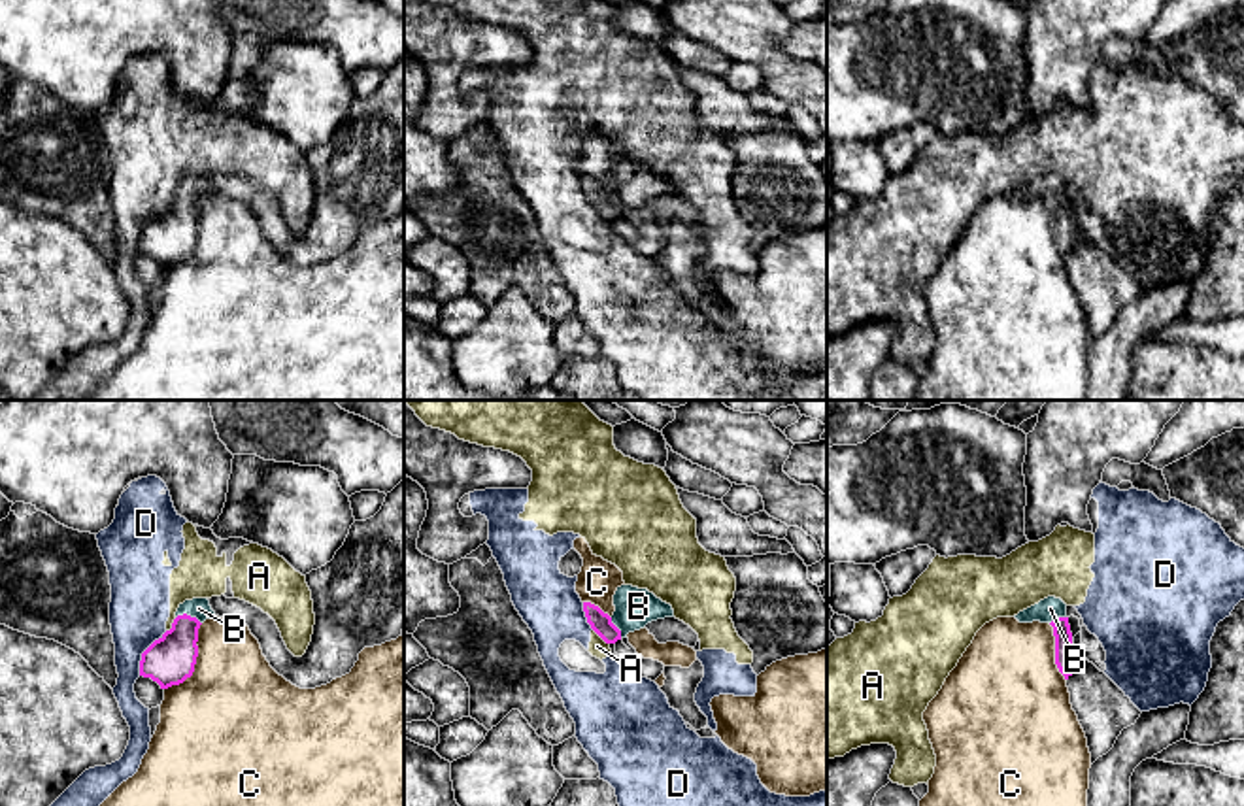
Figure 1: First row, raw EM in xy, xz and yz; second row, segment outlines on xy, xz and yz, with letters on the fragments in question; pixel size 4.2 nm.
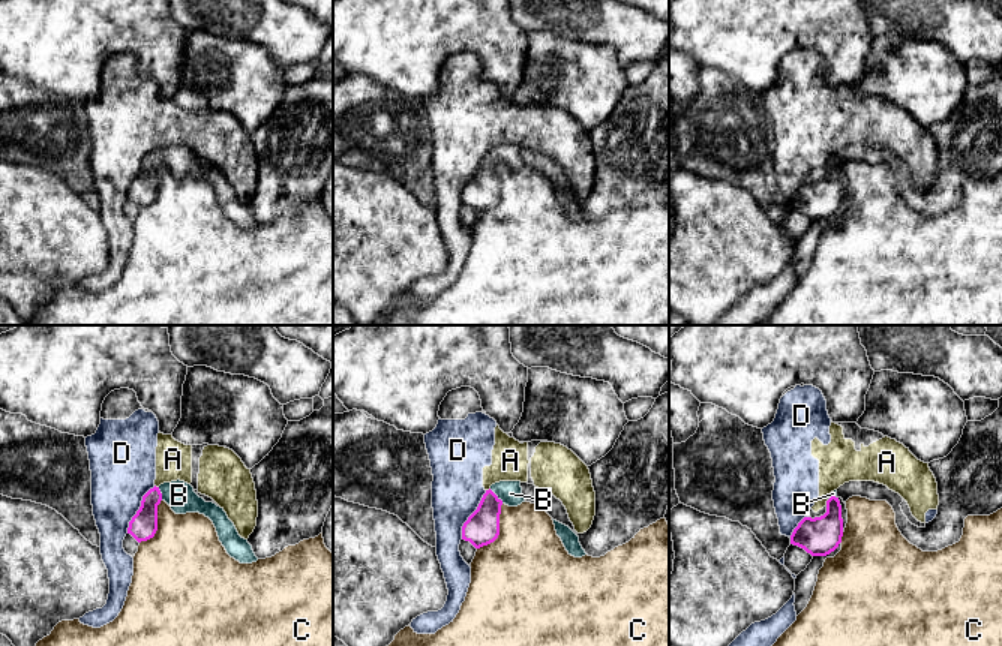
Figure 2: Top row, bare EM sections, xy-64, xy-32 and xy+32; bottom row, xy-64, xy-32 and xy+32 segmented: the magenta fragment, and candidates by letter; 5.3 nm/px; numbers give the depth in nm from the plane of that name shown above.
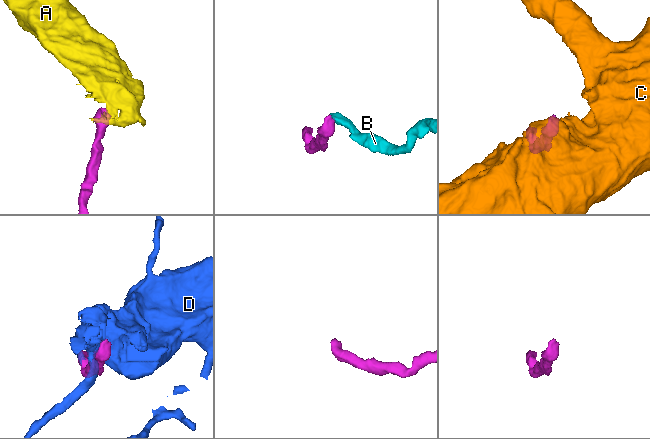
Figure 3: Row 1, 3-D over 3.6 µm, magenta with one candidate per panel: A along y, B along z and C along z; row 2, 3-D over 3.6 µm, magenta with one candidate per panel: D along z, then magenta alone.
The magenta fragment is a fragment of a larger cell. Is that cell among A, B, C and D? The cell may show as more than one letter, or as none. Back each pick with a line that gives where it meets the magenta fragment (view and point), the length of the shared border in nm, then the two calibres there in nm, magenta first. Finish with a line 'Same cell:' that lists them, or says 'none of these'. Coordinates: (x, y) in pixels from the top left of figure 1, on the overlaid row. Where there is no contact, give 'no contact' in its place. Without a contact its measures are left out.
B: meets magenta in xy at (189, 616); contact 120 nm long; 200 nm thick on the magenta side, 90 nm on the other
Same cell: B

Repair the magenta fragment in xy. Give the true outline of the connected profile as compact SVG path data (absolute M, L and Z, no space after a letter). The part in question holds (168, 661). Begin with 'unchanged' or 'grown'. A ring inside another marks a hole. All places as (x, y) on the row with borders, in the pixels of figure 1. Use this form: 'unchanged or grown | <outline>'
grown | M208 598L179 604L172 629L142 653L140 676L151 678L160 689L191 678L198 657L198 629L210 617L215 617L215 612Z

